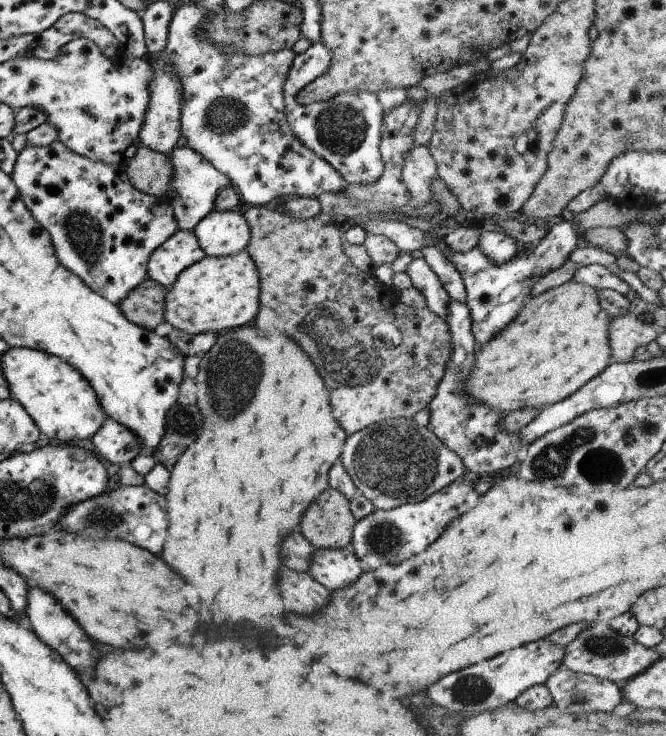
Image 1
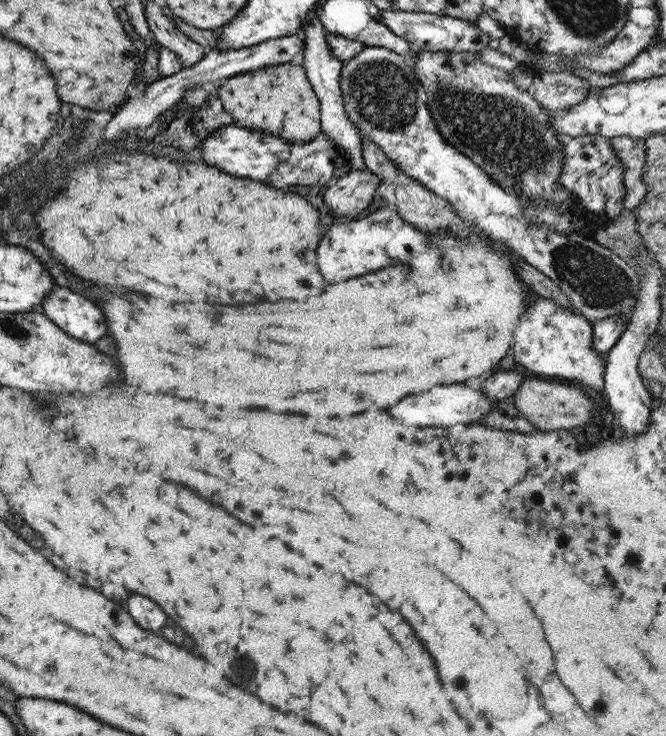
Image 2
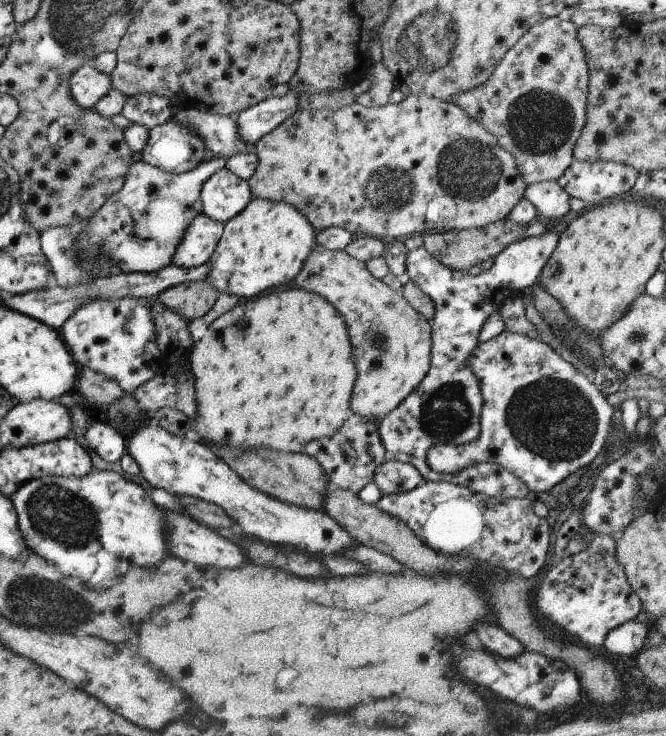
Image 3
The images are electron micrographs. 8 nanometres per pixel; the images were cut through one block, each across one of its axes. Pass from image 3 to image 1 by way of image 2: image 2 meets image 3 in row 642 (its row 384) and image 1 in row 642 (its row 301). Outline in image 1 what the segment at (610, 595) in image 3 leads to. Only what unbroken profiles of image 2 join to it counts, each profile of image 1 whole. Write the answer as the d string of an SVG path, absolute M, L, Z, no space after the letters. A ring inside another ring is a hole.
M547 638L519 646L515 650L503 652L491 660L479 662L477 666L463 668L459 672L453 672L449 676L443 676L435 684L427 688L427 696L431 702L461 714L477 714L483 710L495 710L507 702L514 702L515 698L535 685L544 684L549 675L561 667L561 660L565 648L559 644L549 642Z

